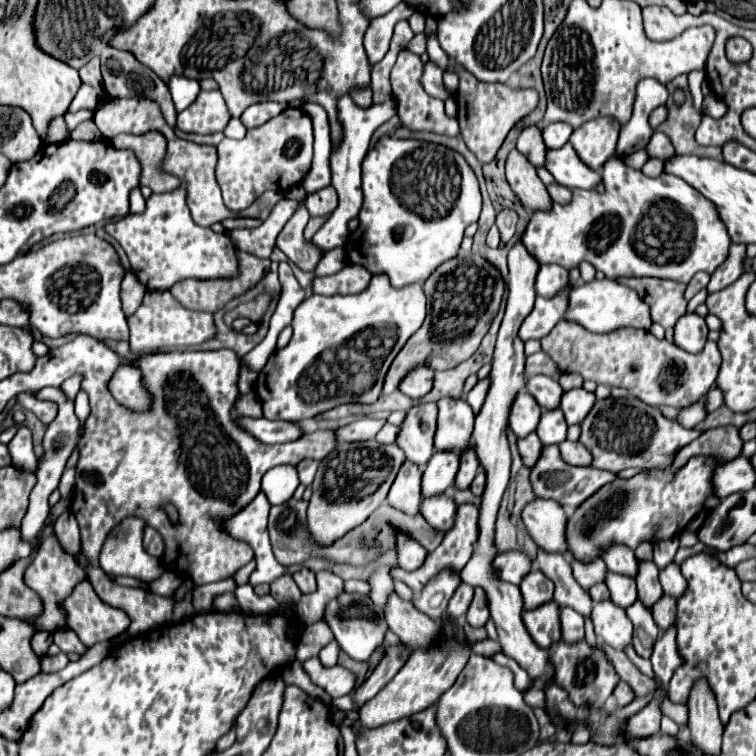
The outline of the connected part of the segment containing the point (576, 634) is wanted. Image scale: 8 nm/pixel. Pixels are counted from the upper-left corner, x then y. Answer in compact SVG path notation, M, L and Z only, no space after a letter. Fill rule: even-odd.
M562 608L562 640L568 644L584 640L584 618L572 608Z

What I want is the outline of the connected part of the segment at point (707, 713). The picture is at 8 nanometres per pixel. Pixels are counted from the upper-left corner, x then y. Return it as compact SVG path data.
M706 678L696 680L696 684L692 686L688 708L694 744L698 744L698 748L702 748L706 754L720 754L724 724L718 718L716 696Z

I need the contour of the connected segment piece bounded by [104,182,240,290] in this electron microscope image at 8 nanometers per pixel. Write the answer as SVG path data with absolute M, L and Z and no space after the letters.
M180 182L176 190L152 194L146 200L144 214L128 214L104 226L106 232L116 238L128 254L132 272L146 290L170 290L176 282L188 278L230 280L238 276L240 264L234 242L228 234L216 234L212 228L202 228L194 224L186 196L186 182Z

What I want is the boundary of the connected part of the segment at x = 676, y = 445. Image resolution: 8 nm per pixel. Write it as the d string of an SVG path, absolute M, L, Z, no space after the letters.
M628 396L598 400L590 410L590 416L586 416L582 422L580 440L586 444L586 448L590 448L594 456L592 466L616 474L624 468L666 468L672 464L676 452L698 438L698 434L698 430L686 430L674 420L664 418L658 408Z

